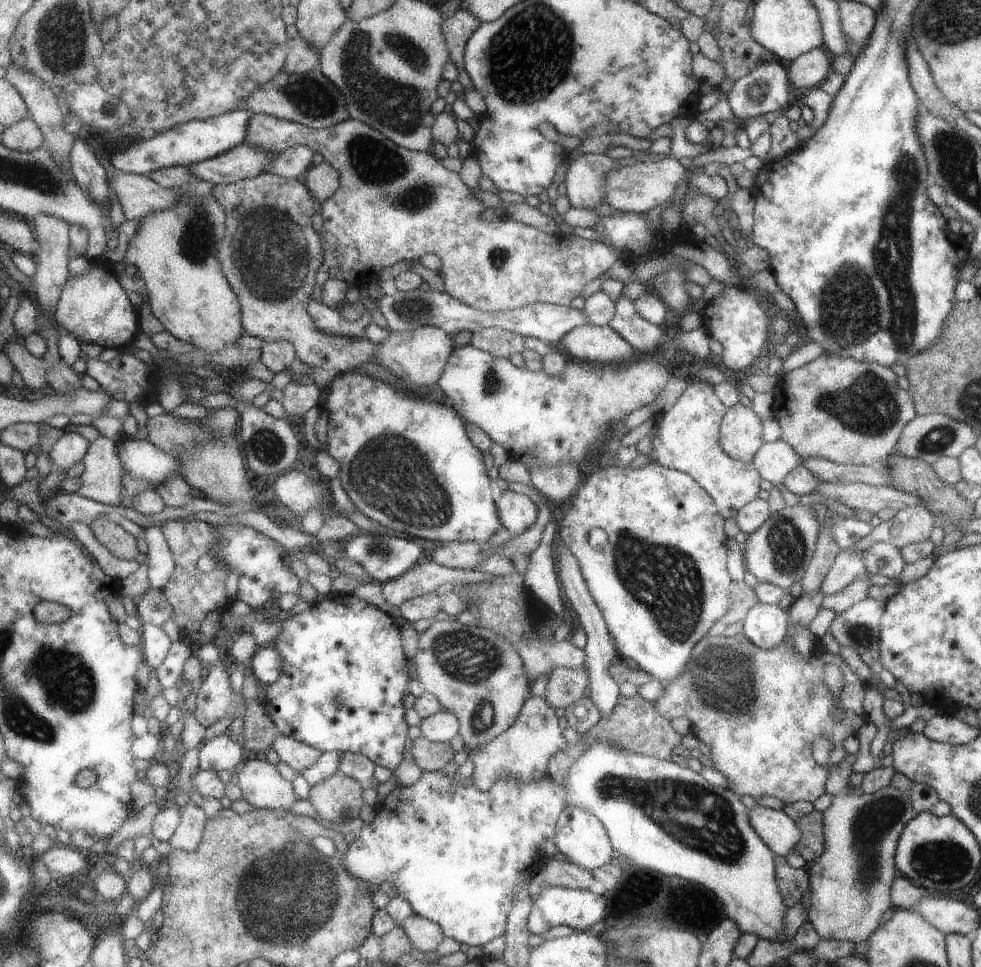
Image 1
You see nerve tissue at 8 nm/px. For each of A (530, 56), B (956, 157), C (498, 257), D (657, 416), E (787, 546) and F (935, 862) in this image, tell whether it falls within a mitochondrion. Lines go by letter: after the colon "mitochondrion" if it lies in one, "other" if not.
A: mitochondrion
B: mitochondrion
C: mitochondrion
D: other
E: mitochondrion
F: mitochondrion

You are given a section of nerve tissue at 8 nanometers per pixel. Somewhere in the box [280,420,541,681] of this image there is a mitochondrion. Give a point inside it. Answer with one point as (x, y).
(393, 461)

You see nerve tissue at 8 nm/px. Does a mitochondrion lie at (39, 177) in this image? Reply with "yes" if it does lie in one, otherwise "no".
yes

